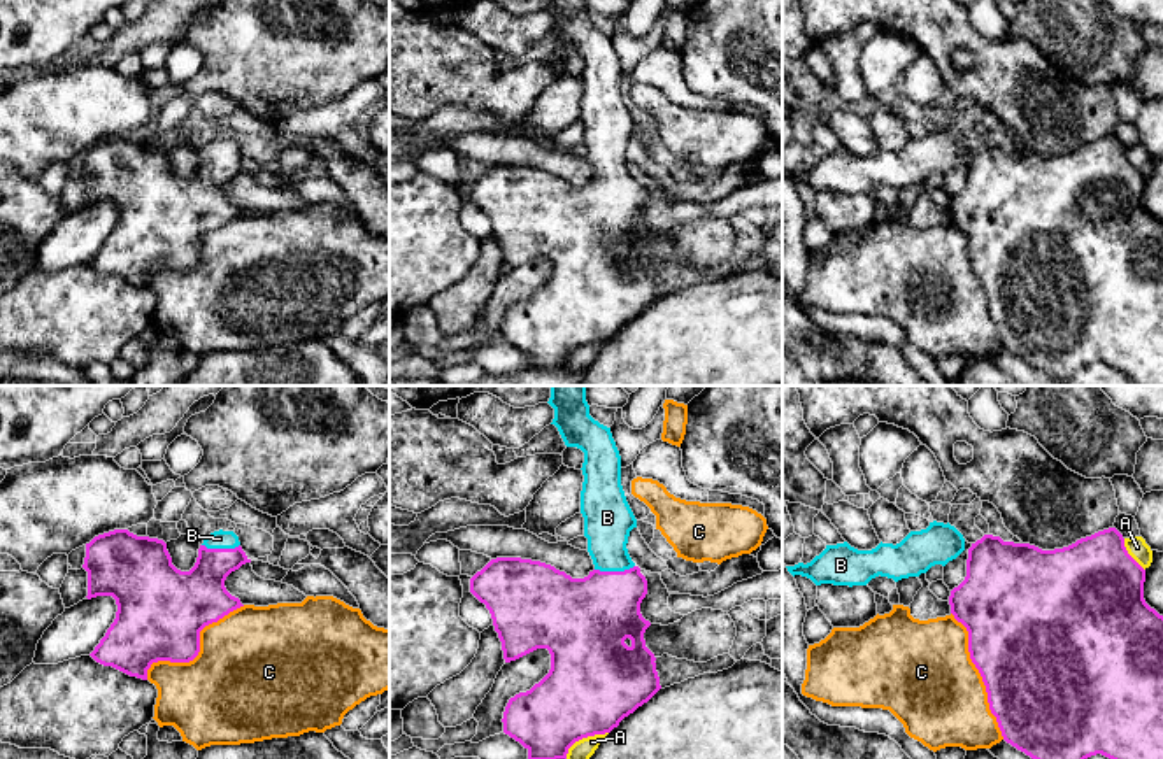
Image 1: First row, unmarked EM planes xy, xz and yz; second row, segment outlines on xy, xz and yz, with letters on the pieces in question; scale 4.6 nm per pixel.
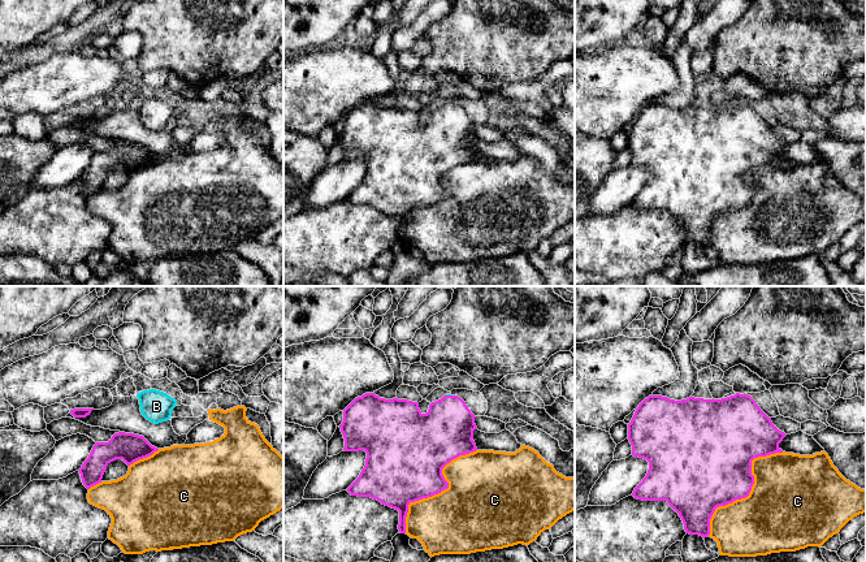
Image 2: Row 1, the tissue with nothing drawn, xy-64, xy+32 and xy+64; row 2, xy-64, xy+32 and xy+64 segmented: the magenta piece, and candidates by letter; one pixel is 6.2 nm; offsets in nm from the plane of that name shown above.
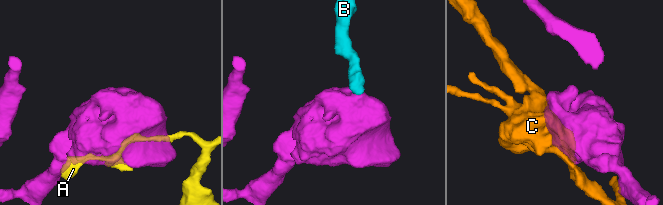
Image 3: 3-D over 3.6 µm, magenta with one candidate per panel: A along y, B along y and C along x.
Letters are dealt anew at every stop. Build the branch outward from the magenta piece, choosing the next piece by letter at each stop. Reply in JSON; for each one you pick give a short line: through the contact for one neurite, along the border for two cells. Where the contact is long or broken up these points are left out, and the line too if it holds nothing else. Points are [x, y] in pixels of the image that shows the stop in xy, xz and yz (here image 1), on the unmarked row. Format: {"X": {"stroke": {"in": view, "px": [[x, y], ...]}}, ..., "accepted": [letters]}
{"B": {"stroke": {"in": "xz", "px": [[588, 226], [613, 200], [614, 179], [607, 156], [607, 127]]}}, "accepted": ["B"]}

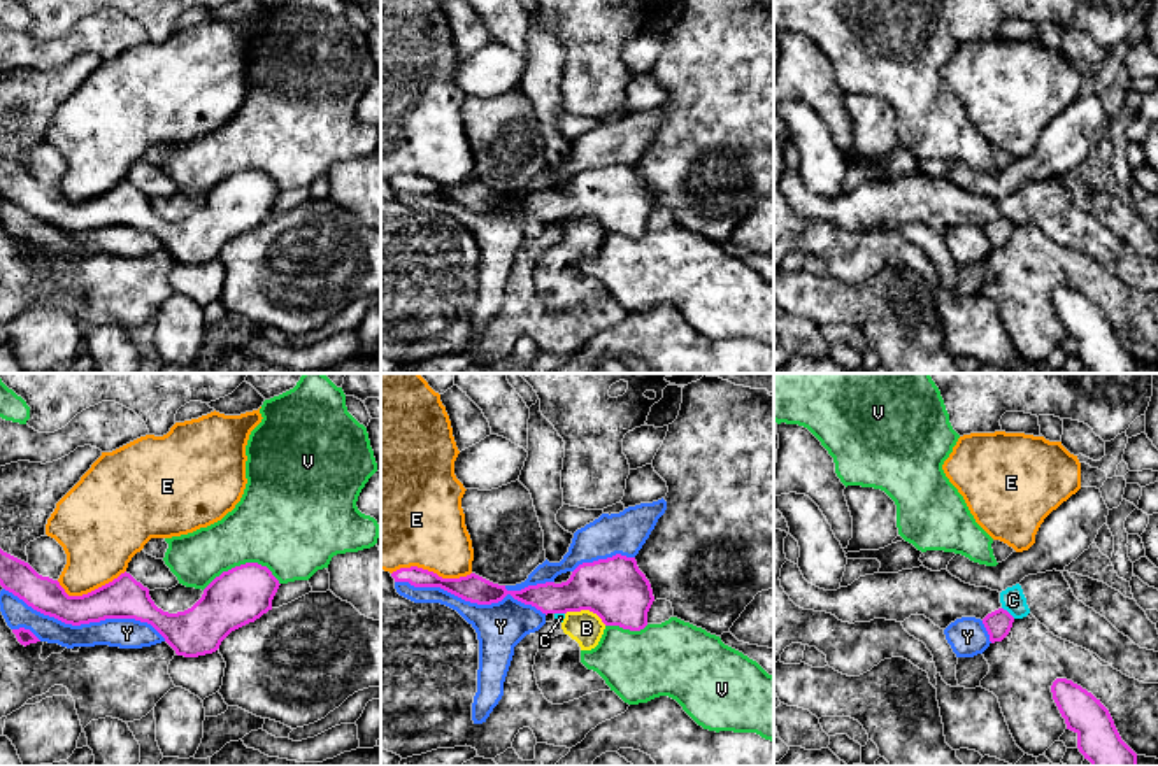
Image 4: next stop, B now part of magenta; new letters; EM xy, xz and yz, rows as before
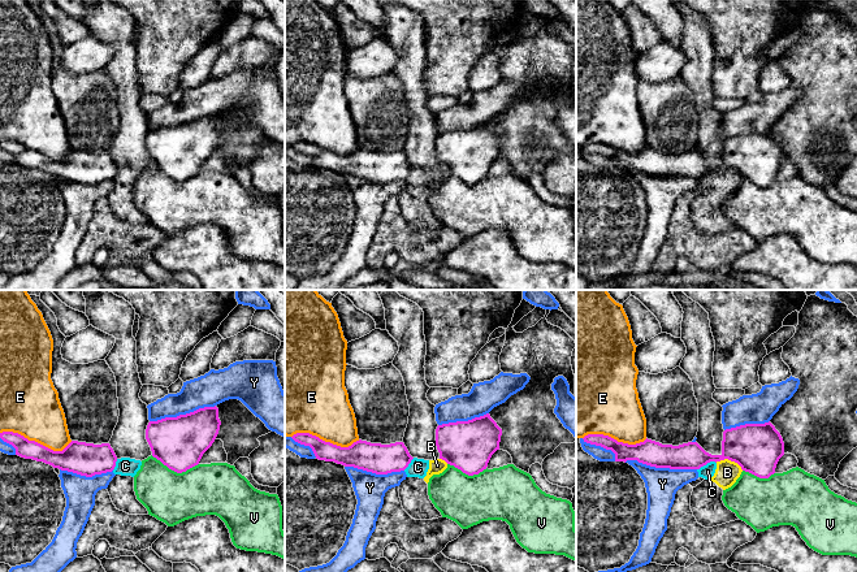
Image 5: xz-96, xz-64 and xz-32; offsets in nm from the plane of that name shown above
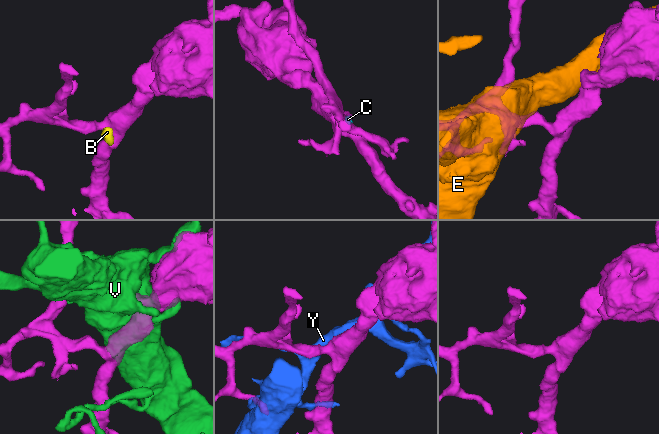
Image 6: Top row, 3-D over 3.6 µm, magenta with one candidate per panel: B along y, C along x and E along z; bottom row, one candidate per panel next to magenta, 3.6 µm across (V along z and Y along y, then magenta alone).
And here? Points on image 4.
{"accepted": []}

